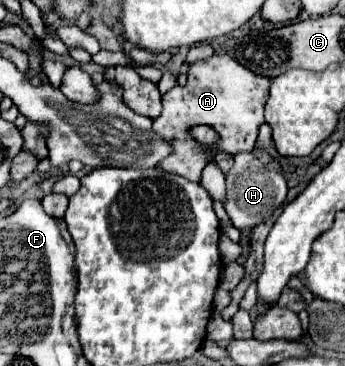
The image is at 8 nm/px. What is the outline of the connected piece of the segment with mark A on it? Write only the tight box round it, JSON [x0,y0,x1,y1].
[154,53,272,181]

